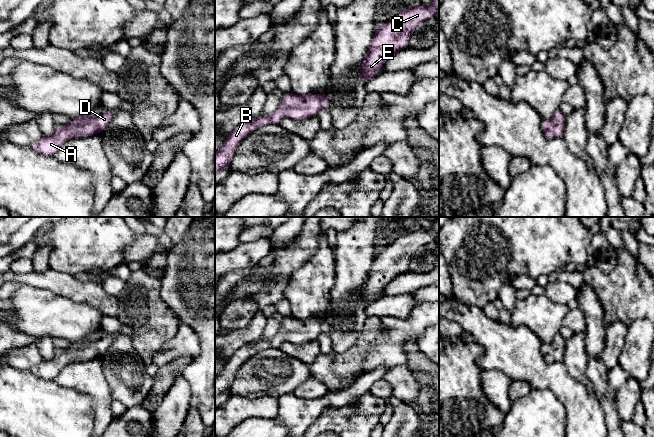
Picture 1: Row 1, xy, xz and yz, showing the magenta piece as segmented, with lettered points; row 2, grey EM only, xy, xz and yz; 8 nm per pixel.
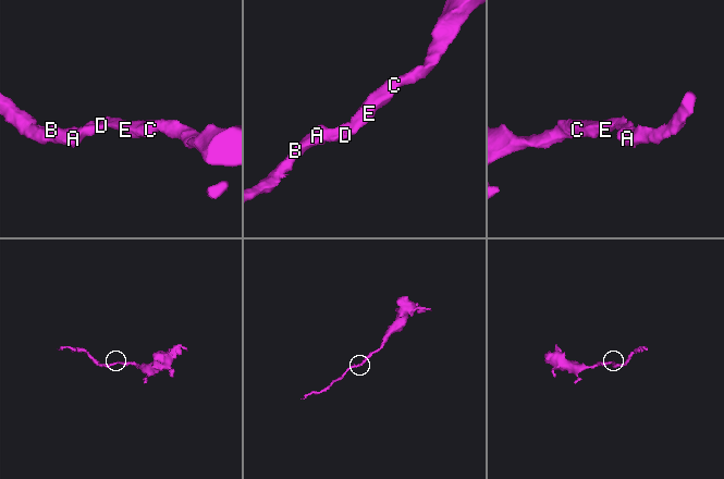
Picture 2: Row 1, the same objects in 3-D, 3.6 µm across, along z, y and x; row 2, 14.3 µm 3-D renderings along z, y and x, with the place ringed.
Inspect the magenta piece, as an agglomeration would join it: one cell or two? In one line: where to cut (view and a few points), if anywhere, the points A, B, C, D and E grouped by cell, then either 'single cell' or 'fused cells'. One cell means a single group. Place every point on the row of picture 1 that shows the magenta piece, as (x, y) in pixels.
no cut; A B C D E; single cell

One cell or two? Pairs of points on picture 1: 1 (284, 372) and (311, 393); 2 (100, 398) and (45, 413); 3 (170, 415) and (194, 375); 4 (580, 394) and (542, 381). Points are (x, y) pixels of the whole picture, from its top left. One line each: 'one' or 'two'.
1: two
2: two
3: two
4: one

